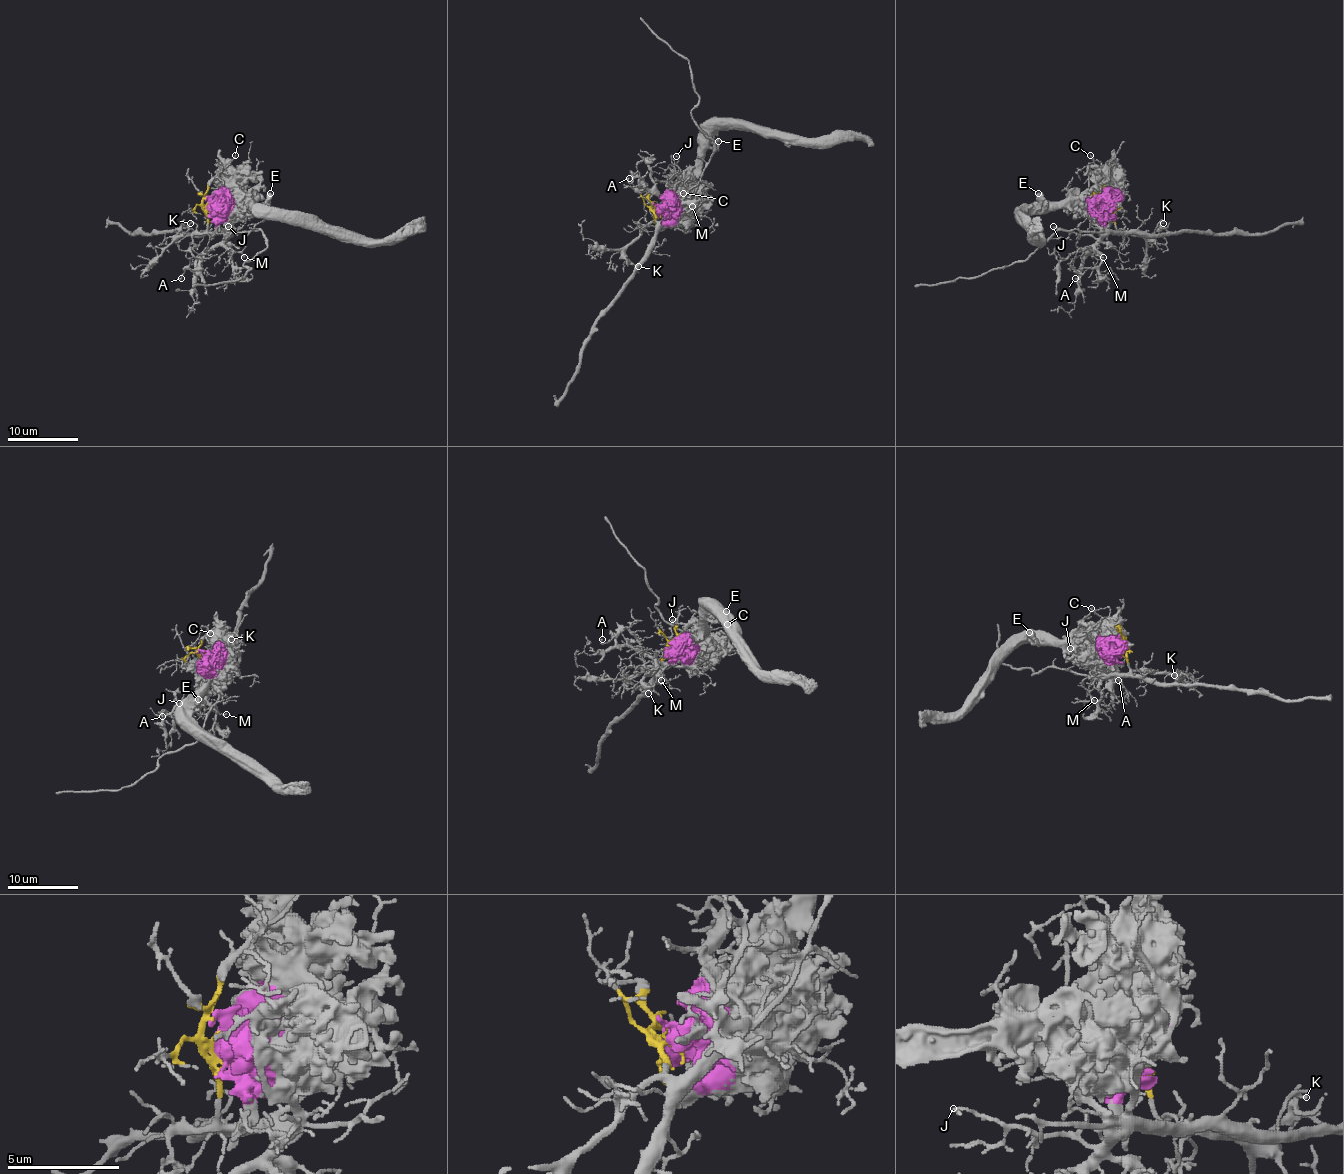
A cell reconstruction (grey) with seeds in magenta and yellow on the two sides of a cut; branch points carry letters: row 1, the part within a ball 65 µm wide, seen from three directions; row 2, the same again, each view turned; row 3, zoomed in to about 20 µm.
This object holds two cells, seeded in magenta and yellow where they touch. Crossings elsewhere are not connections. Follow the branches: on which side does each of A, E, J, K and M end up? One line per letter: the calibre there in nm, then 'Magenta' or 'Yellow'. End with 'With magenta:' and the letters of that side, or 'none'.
A: Thickness 130 nm. Yellow
E: Thickness 550 nm. Magenta
J: Thickness 100 nm. Yellow
K: Thickness 170 nm. Yellow
M: Thickness 150 nm. Yellow
With magenta: E

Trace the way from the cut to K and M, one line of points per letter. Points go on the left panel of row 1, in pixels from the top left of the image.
K: (209, 203), (205, 208), (207, 233), (198, 233), (196, 224), (191, 222)
M: (209, 203), (205, 208), (209, 231), (221, 231), (225, 244), (244, 258)

